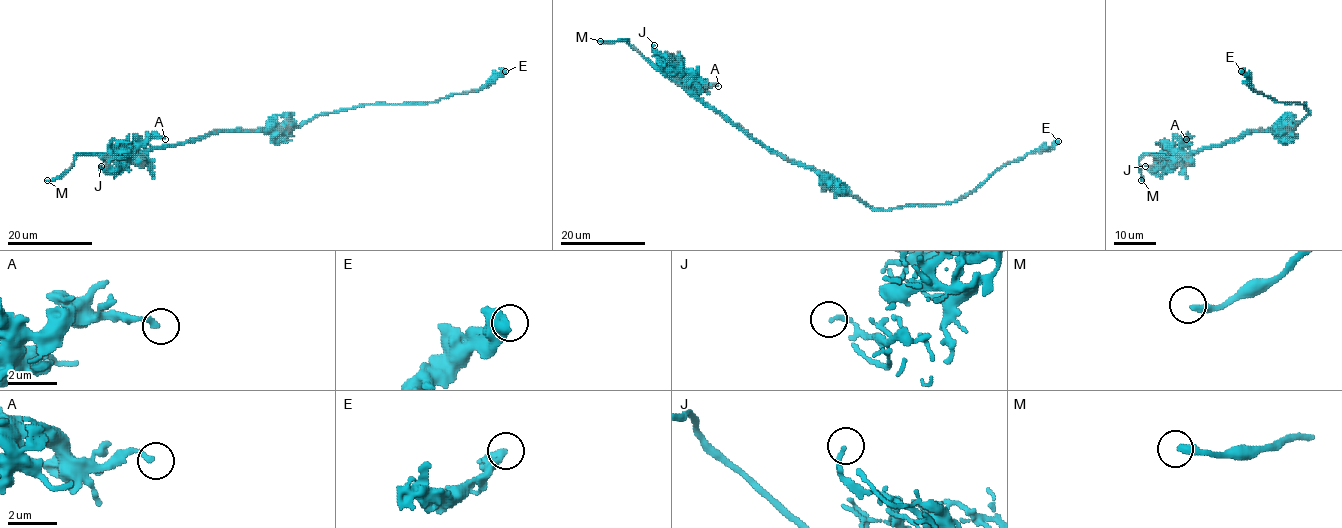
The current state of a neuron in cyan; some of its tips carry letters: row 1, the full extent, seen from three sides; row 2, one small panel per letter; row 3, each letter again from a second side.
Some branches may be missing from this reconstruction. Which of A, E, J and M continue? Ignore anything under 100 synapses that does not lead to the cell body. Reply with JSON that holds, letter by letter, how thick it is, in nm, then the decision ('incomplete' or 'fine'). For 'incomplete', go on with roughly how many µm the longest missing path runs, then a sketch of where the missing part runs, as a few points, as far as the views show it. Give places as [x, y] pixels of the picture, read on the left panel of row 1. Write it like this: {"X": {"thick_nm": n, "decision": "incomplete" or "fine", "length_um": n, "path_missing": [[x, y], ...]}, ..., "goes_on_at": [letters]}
{"A": {"thick_nm": 200, "decision": "fine"}, "E": {"thick_nm": 380, "decision": "fine"}, "J": {"thick_nm": 170, "decision": "fine"}, "M": {"thick_nm": 320, "decision": "incomplete", "length_um": 50}, "goes_on_at": ["M"]}

